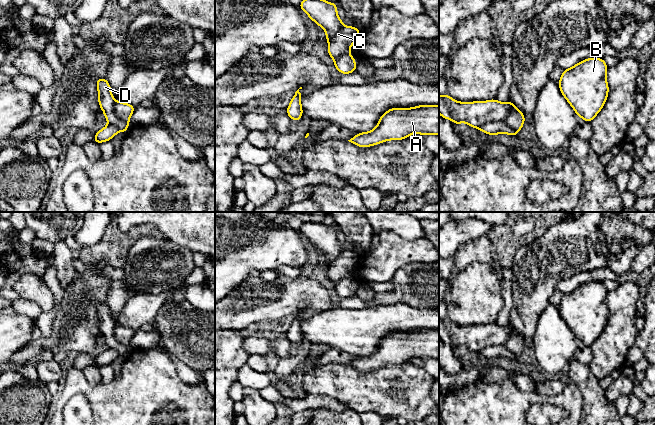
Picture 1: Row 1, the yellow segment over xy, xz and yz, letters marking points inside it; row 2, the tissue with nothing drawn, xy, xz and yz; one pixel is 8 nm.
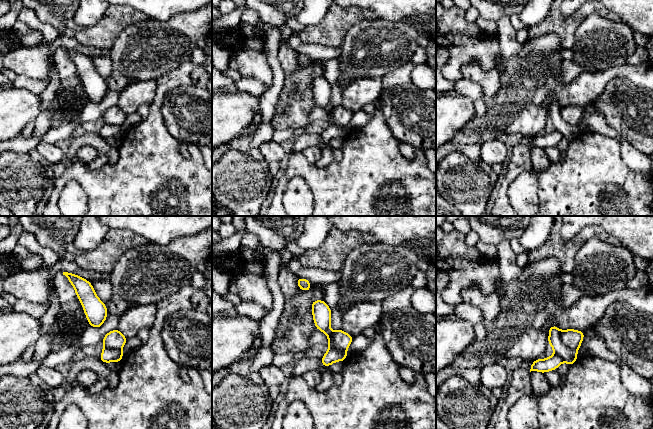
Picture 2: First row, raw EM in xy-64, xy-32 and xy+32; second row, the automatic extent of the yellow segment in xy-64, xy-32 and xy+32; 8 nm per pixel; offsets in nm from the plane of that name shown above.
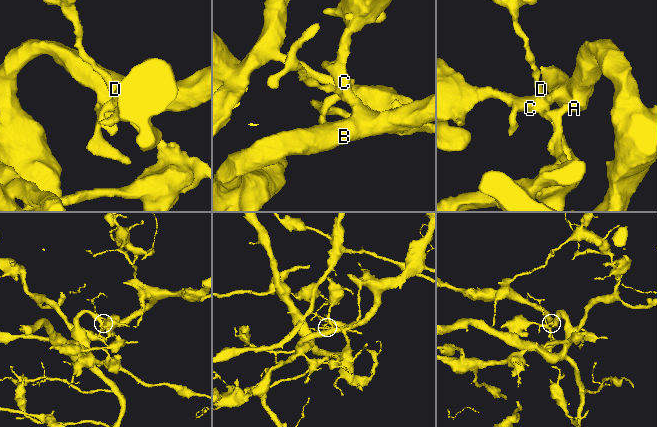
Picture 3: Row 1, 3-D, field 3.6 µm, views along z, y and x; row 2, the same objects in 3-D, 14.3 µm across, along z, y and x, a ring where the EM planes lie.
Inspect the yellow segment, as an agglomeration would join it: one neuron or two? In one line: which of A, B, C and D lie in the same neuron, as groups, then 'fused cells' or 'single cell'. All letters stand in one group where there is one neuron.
groups A B C / D; fused cells

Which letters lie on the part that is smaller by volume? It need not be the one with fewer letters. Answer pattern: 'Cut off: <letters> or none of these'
Cut off: D

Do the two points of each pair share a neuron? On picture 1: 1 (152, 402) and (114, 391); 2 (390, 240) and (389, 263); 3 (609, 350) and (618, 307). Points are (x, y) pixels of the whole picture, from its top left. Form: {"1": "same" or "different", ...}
{"1": "same", "2": "same", "3": "same"}

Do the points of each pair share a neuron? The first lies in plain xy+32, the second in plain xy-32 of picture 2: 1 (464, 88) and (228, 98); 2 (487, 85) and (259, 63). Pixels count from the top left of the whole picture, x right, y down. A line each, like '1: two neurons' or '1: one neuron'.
1: two neurons
2: one neuron

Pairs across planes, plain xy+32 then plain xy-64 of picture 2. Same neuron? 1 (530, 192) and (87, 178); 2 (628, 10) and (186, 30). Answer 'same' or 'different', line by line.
1: different
2: different

